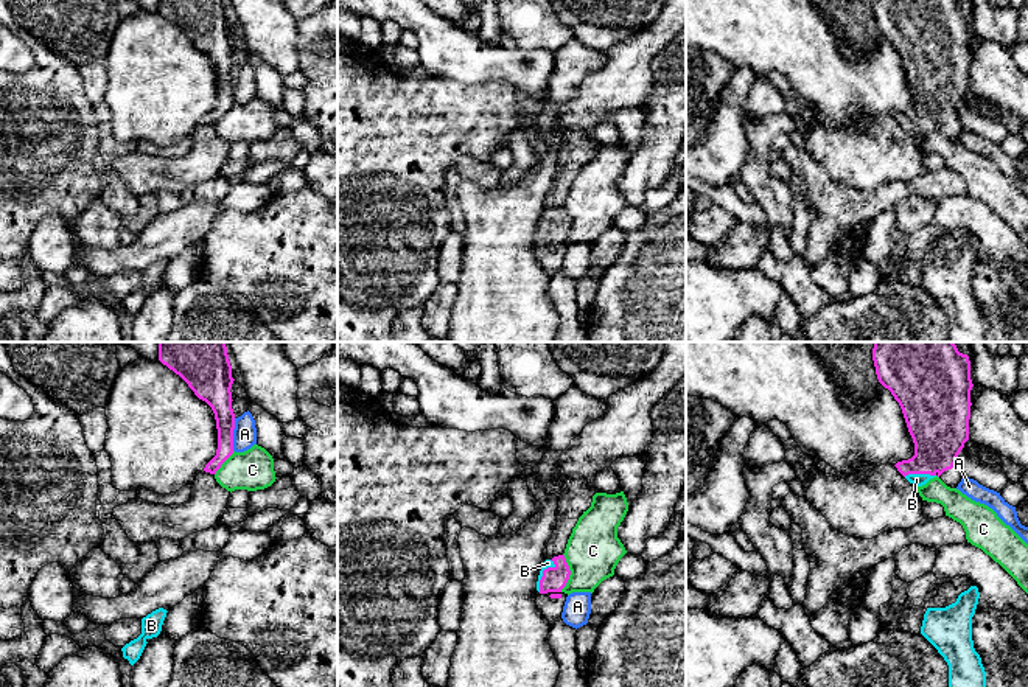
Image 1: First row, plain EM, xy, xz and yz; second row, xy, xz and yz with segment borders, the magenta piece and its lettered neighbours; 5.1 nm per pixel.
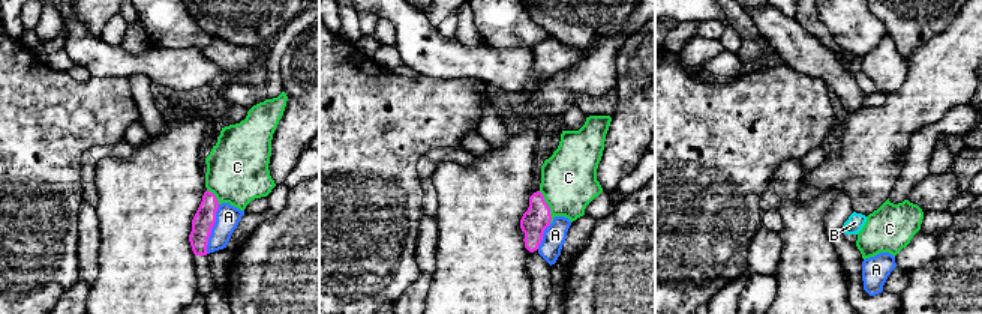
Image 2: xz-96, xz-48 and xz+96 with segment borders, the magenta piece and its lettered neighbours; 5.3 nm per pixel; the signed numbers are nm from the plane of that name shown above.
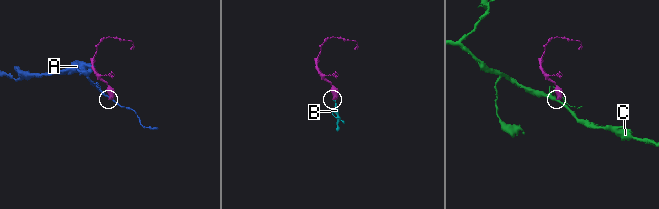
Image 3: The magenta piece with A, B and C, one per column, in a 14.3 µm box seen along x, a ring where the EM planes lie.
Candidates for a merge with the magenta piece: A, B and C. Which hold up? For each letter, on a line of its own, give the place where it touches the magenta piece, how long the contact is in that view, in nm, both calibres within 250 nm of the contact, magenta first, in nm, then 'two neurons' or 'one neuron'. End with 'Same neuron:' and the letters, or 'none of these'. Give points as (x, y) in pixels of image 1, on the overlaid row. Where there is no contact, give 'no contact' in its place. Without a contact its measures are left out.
A: xy (232, 434) | 170 nm | 160/130 nm | two neurons
B: xz (543, 574) | 180 nm | 130/50 nm | one neuron
C: xz (569, 572) | 200 nm | 130/280 nm | two neurons
Same neuron: B

